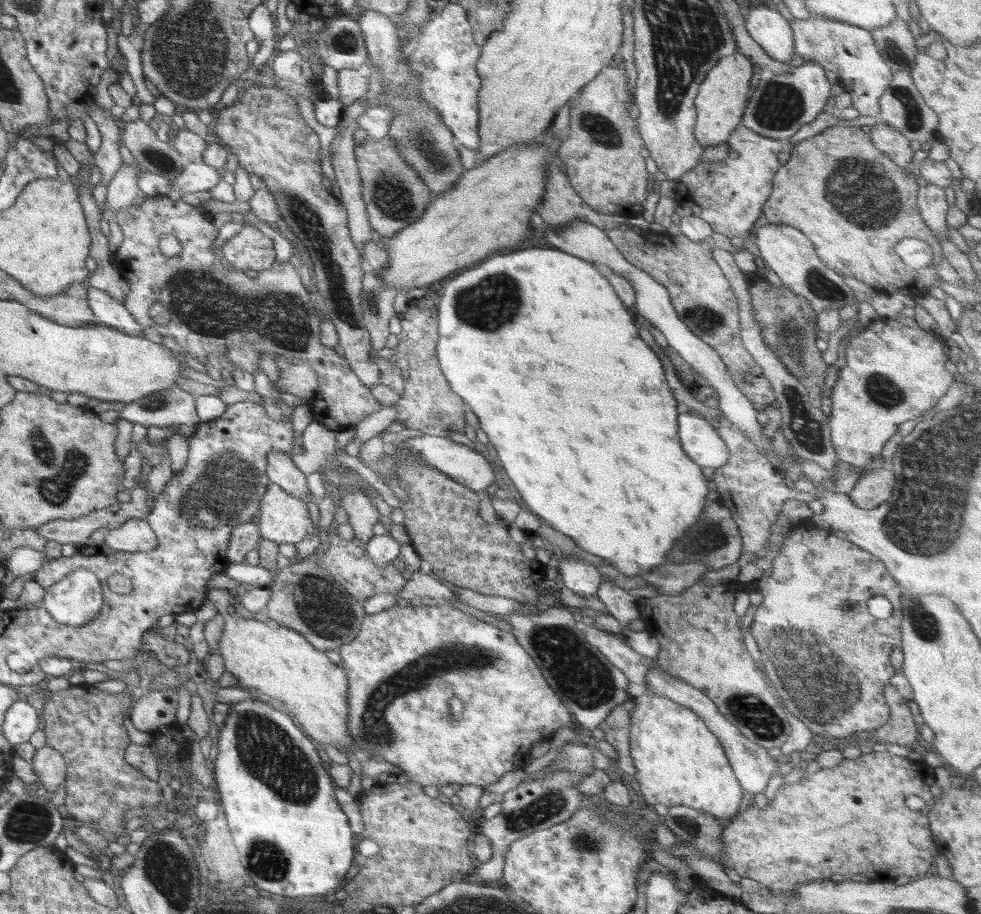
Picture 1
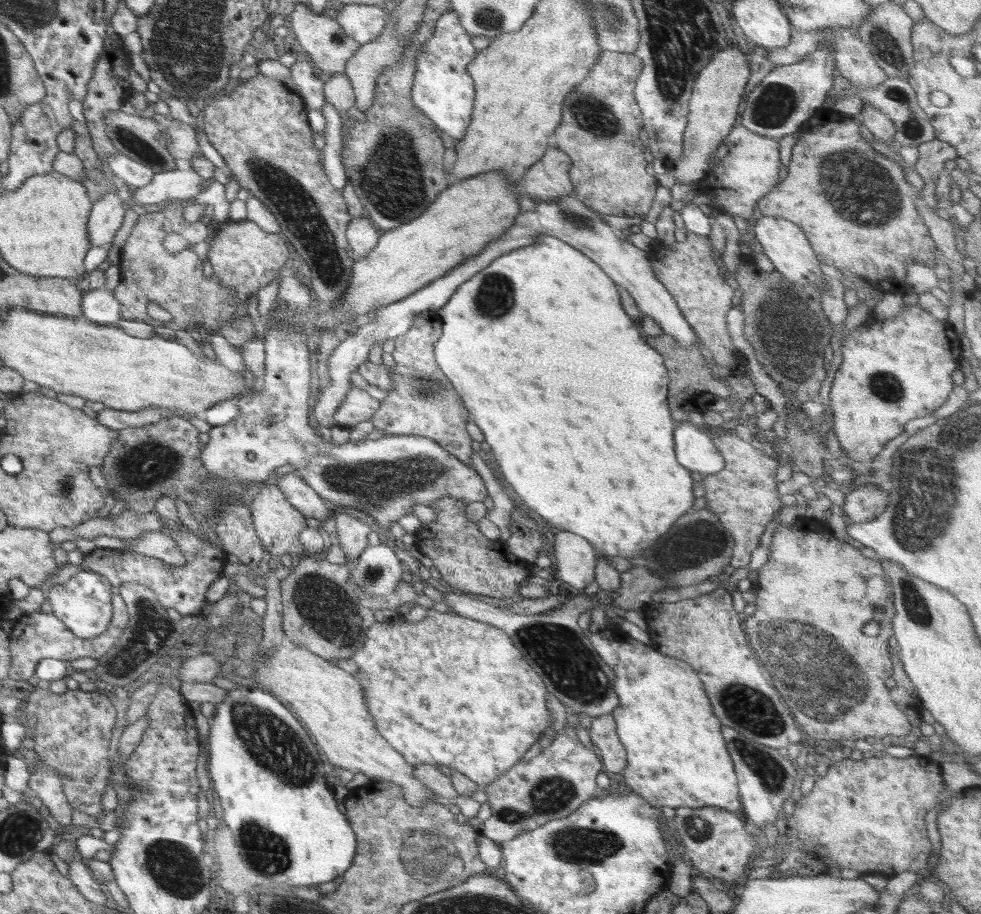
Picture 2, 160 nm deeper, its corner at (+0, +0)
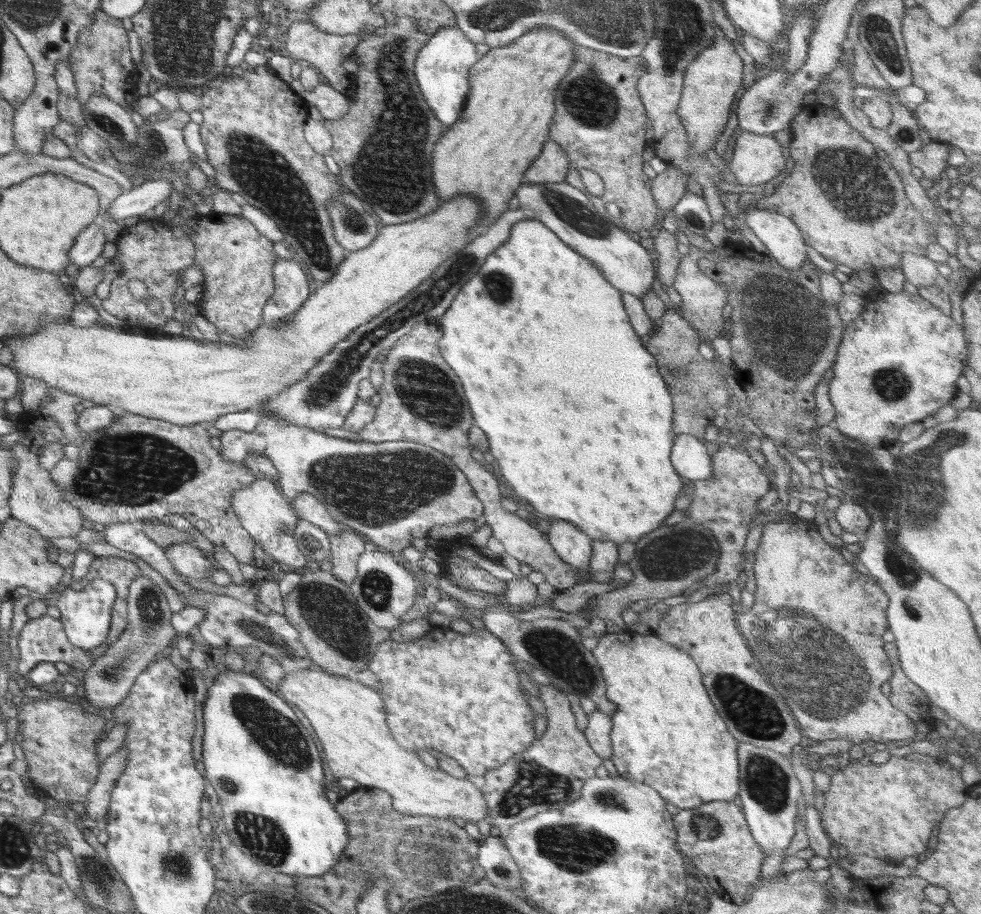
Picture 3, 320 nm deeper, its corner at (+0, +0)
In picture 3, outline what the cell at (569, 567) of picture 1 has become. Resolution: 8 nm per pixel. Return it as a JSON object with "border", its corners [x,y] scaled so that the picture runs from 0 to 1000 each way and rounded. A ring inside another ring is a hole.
{"border":[[[571,568],[561,571],[558,590],[568,608],[598,632],[603,612],[603,590],[582,571]]]}

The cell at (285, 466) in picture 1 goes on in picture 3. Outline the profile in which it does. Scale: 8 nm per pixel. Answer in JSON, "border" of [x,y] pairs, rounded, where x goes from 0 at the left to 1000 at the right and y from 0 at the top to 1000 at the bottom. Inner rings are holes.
{"border":[[[306,539],[302,546],[298,546],[297,554],[308,569],[314,569],[325,575],[334,584],[347,584],[349,581],[346,571],[343,571],[337,562],[330,557],[320,543],[314,539]]]}

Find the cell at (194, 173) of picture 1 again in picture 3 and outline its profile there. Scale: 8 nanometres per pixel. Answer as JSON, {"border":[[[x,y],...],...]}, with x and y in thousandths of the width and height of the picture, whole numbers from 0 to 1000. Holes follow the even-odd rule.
{"border":[[[162,193],[151,194],[145,200],[137,201],[133,209],[126,209],[109,228],[110,239],[118,242],[149,234],[173,213],[175,201]]]}

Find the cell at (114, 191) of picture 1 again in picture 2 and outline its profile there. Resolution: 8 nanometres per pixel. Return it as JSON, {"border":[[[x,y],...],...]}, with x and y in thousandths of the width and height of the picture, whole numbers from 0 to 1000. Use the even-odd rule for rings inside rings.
{"border":[[[120,206],[96,221],[90,244],[93,269],[112,269],[116,257],[126,242],[125,223],[130,222],[120,213]]]}

